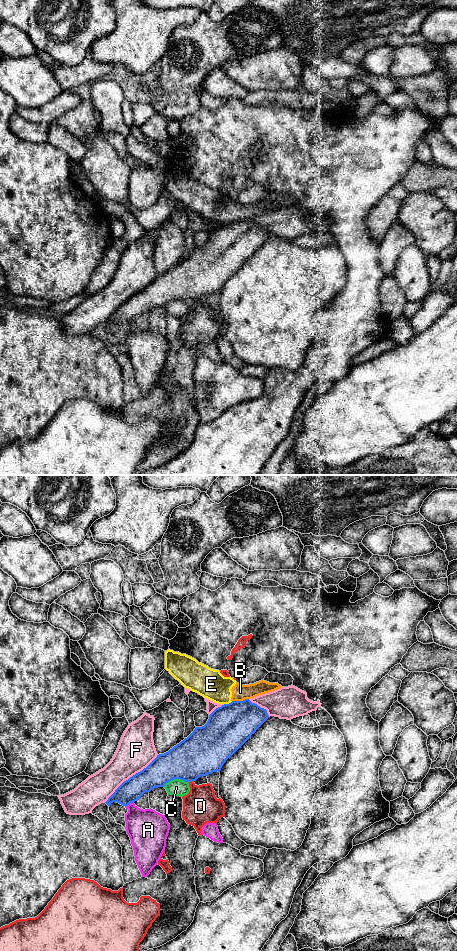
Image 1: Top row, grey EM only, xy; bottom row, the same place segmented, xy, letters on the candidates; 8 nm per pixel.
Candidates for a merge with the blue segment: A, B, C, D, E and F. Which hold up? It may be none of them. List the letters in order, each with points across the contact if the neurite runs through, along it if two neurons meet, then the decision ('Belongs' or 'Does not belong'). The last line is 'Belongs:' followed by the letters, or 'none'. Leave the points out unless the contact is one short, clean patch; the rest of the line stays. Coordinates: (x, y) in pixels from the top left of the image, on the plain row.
A: Does not belong
B: Does not belong
C: Does not belong
D: Does not belong
E: Boundary: xy (232, 221), (224, 224). Does not belong
F: Does not belong
Belongs: none

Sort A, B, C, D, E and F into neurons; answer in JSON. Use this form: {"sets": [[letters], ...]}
{"sets": [["A"], ["B", "E"], ["C"], ["D"], ["F"]]}

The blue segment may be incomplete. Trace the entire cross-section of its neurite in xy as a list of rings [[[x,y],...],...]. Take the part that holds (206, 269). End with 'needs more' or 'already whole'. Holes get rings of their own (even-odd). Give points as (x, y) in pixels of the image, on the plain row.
[[[249,219],[232,221],[216,228],[207,243],[196,247],[194,251],[168,272],[159,274],[142,291],[124,301],[105,322],[109,327],[113,322],[123,326],[137,321],[145,312],[154,308],[164,307],[174,299],[185,302],[196,301],[201,296],[220,292],[223,284],[230,278],[256,250],[269,238],[267,230]]]; already whole

